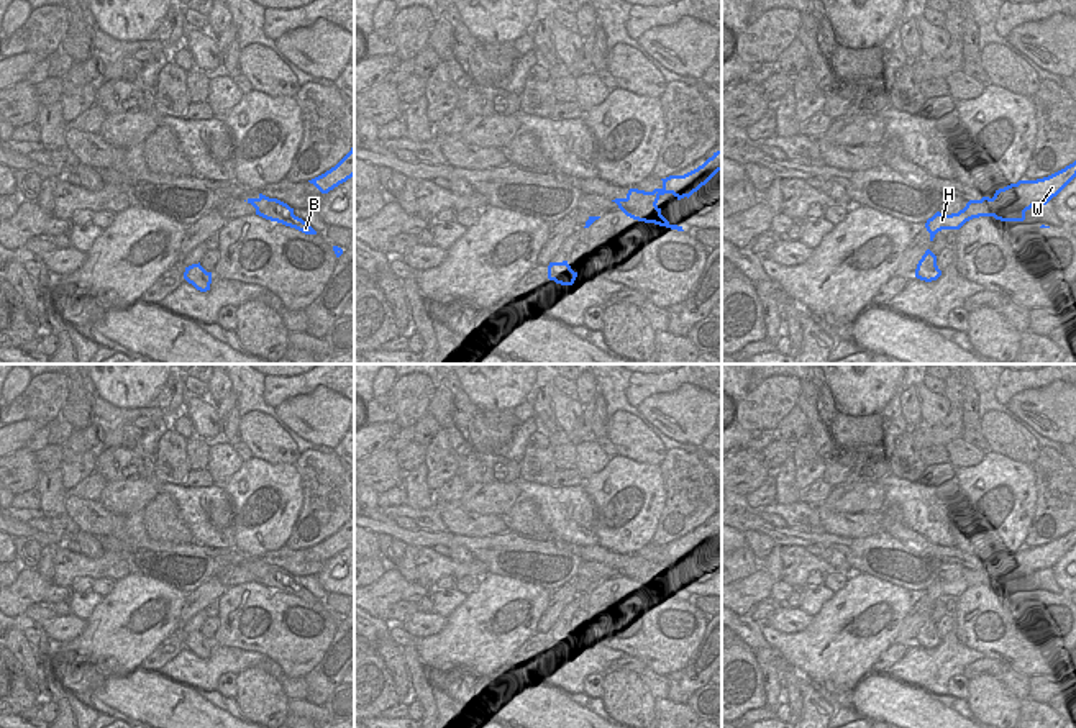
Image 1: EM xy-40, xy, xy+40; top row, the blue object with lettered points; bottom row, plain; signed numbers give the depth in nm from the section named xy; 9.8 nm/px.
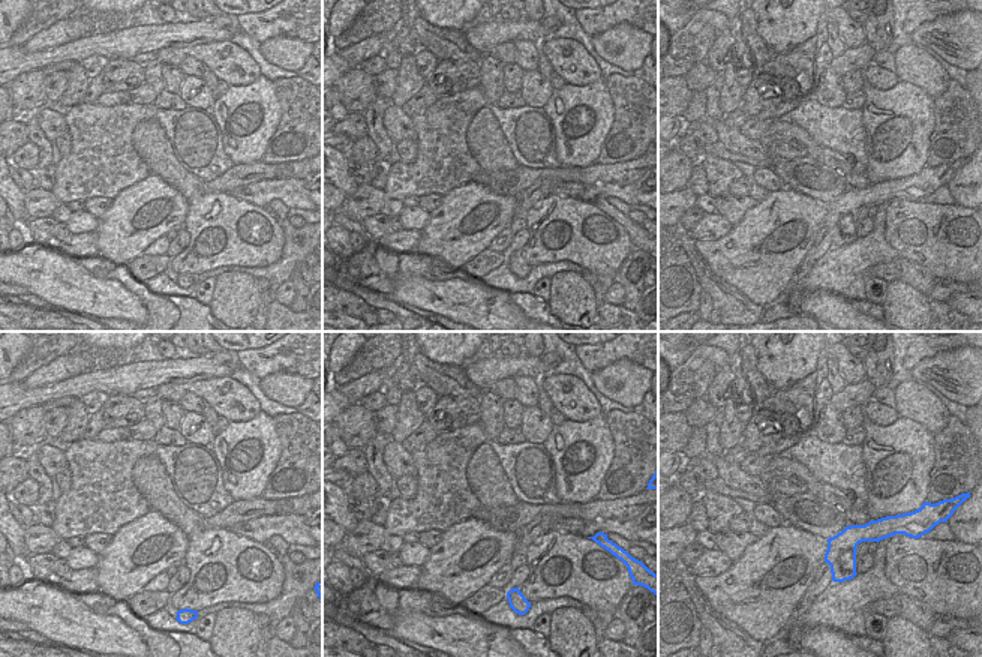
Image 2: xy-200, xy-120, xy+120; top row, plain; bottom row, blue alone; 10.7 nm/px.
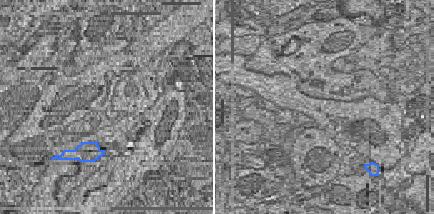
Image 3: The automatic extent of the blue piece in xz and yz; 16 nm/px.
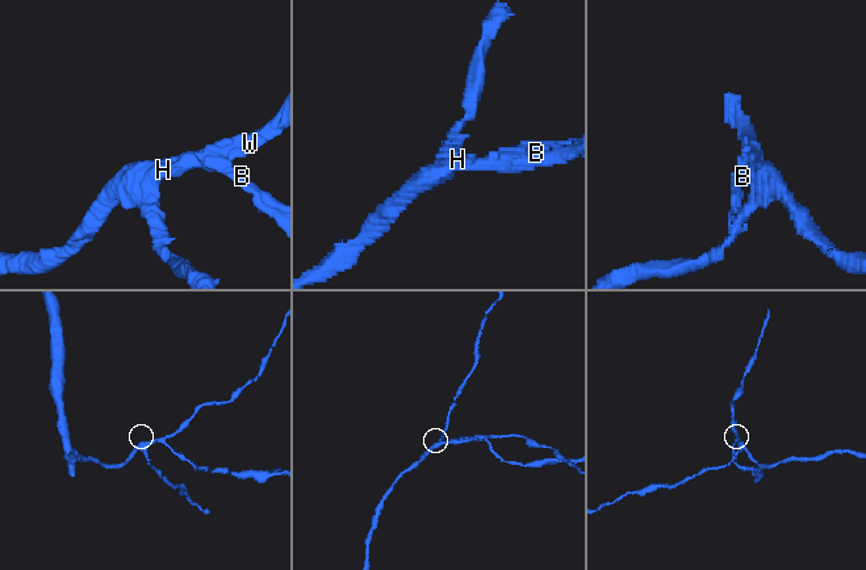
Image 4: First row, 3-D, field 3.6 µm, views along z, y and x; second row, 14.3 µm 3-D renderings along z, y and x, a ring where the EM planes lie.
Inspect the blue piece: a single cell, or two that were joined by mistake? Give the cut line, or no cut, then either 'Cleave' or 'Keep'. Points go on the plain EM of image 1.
Split along xy+40 (1040, 569), (1032, 566), (991, 576). Cleave.

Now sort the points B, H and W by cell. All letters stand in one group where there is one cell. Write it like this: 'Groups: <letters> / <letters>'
Groups: B / H W.

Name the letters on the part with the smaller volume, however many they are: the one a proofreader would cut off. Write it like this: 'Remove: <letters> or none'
Remove: B.

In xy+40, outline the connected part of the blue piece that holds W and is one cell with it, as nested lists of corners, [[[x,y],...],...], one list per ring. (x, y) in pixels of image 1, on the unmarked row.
[[[1076,528],[1065,536],[1037,548],[1019,548],[1004,556],[996,566],[983,564],[981,567],[969,567],[958,580],[945,582],[937,579],[927,587],[925,595],[930,600],[930,608],[942,597],[960,597],[966,589],[979,584],[994,584],[994,576],[1007,576],[1017,572],[1022,567],[1028,569],[1037,566],[1040,572],[1046,572],[1056,564],[1073,546],[1076,544]]]

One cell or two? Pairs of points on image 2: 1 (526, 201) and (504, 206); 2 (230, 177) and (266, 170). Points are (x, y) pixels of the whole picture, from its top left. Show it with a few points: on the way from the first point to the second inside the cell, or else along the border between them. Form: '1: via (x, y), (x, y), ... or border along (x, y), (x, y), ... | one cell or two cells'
1: border along (517, 197), (513, 215) | two cells
2: via (239, 174), (257, 171) | one cell

